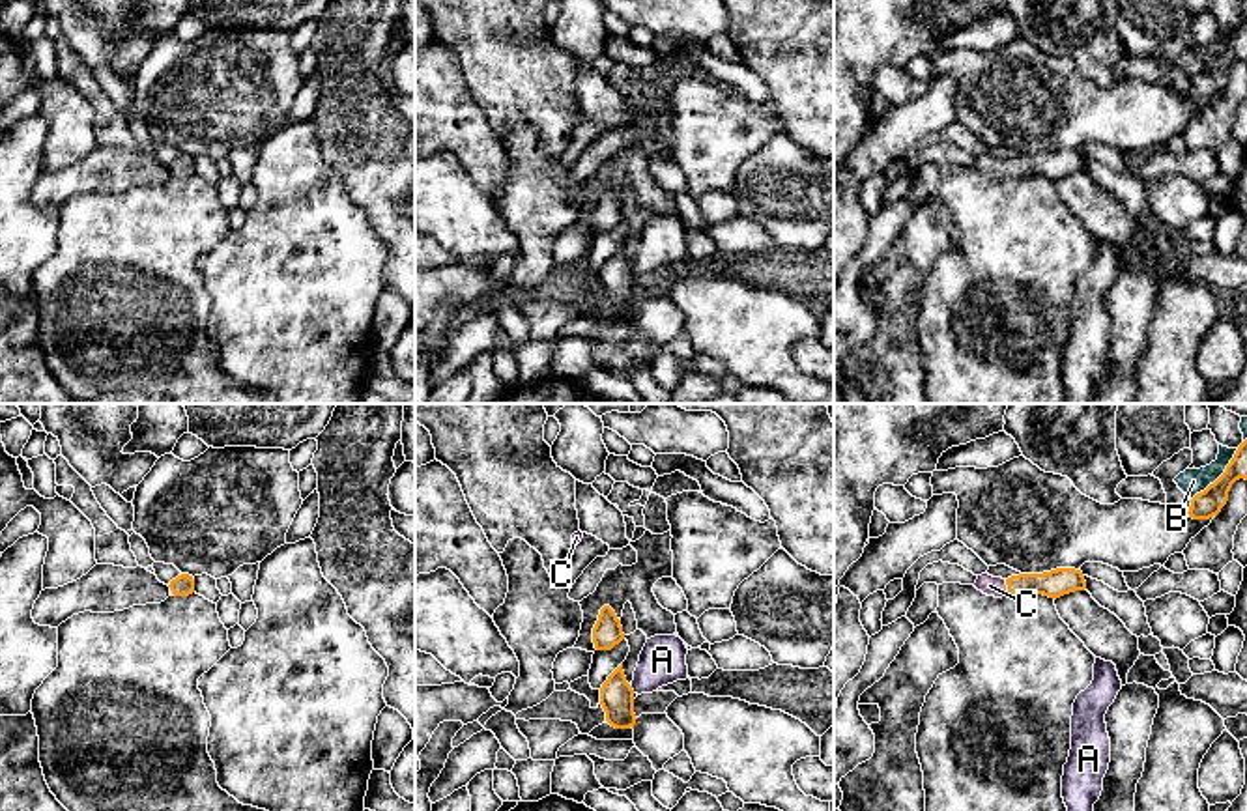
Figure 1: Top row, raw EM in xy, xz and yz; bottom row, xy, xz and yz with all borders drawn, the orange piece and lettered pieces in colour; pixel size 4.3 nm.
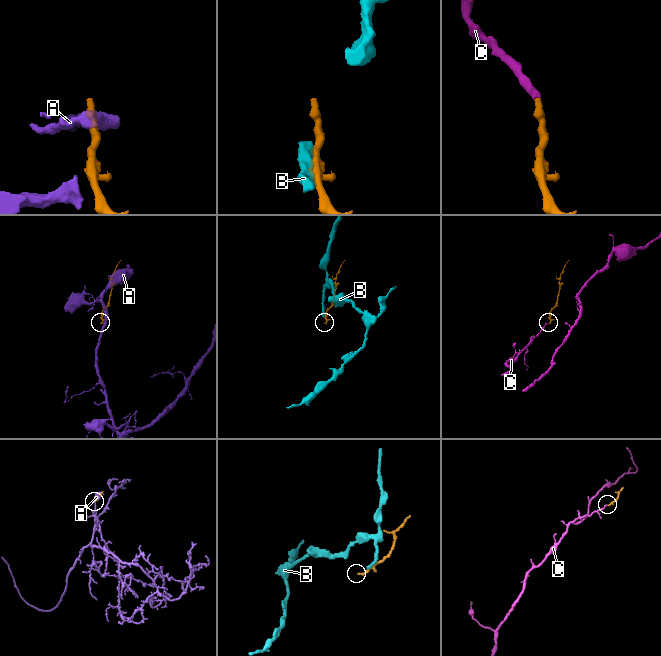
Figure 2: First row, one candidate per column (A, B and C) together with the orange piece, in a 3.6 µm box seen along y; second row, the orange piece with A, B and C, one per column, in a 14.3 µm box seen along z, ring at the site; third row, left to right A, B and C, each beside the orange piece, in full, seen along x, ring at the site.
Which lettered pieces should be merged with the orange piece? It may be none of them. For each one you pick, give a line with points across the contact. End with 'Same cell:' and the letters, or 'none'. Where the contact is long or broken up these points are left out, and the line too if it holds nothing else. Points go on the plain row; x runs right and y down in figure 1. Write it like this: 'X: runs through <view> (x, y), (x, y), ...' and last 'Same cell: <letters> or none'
C: runs through yz (1055, 165), (1008, 169), (989, 167)
Same cell: C

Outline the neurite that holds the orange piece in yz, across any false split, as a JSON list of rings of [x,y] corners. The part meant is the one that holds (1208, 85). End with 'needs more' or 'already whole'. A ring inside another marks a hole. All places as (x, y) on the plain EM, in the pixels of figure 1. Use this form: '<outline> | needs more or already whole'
[[[1247,21],[1238,28],[1225,54],[1191,80],[1189,99],[1210,101],[1217,97],[1228,82],[1232,65],[1240,60],[1247,62]]] | already whole

